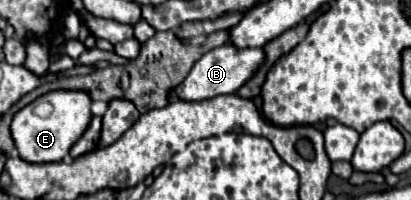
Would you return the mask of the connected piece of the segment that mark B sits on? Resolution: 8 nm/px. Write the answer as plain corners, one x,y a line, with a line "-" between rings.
224,43
216,49
206,51
194,63
194,67
190,69
184,83
174,89
174,97
180,97
184,101
202,101
202,99
210,99
210,97
216,97
216,95
236,93
258,71
258,67
264,63
264,59
266,59
266,53
264,53
262,47
240,49
232,43

